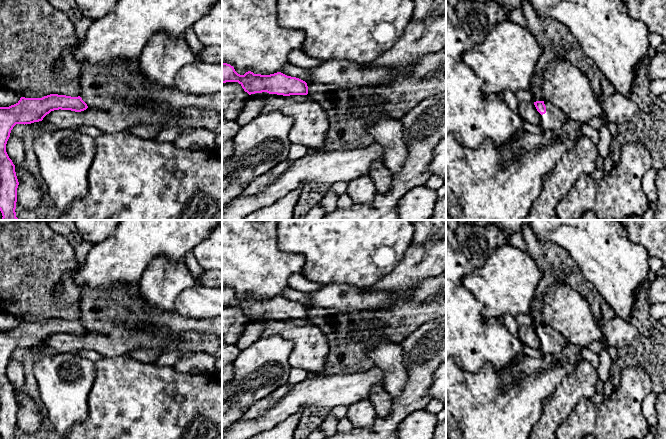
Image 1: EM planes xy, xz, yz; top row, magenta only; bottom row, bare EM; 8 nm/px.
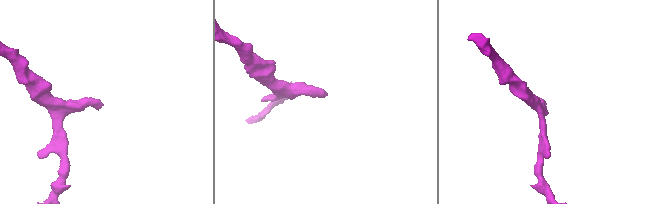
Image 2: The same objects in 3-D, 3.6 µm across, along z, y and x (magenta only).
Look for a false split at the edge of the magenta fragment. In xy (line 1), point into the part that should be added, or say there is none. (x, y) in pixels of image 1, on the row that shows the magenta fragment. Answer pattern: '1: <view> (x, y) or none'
1: none

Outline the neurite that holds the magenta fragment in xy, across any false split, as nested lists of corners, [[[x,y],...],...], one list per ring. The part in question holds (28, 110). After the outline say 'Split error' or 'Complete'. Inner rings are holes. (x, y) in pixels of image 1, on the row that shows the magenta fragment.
[[[50,94],[42,98],[25,98],[9,107],[0,107],[0,211],[2,220],[18,220],[16,217],[17,188],[19,185],[15,165],[6,152],[11,130],[16,124],[42,121],[54,110],[81,112],[88,108],[80,96]]]. Complete

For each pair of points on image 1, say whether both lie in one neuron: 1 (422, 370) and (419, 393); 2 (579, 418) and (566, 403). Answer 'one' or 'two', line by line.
1: one
2: two

